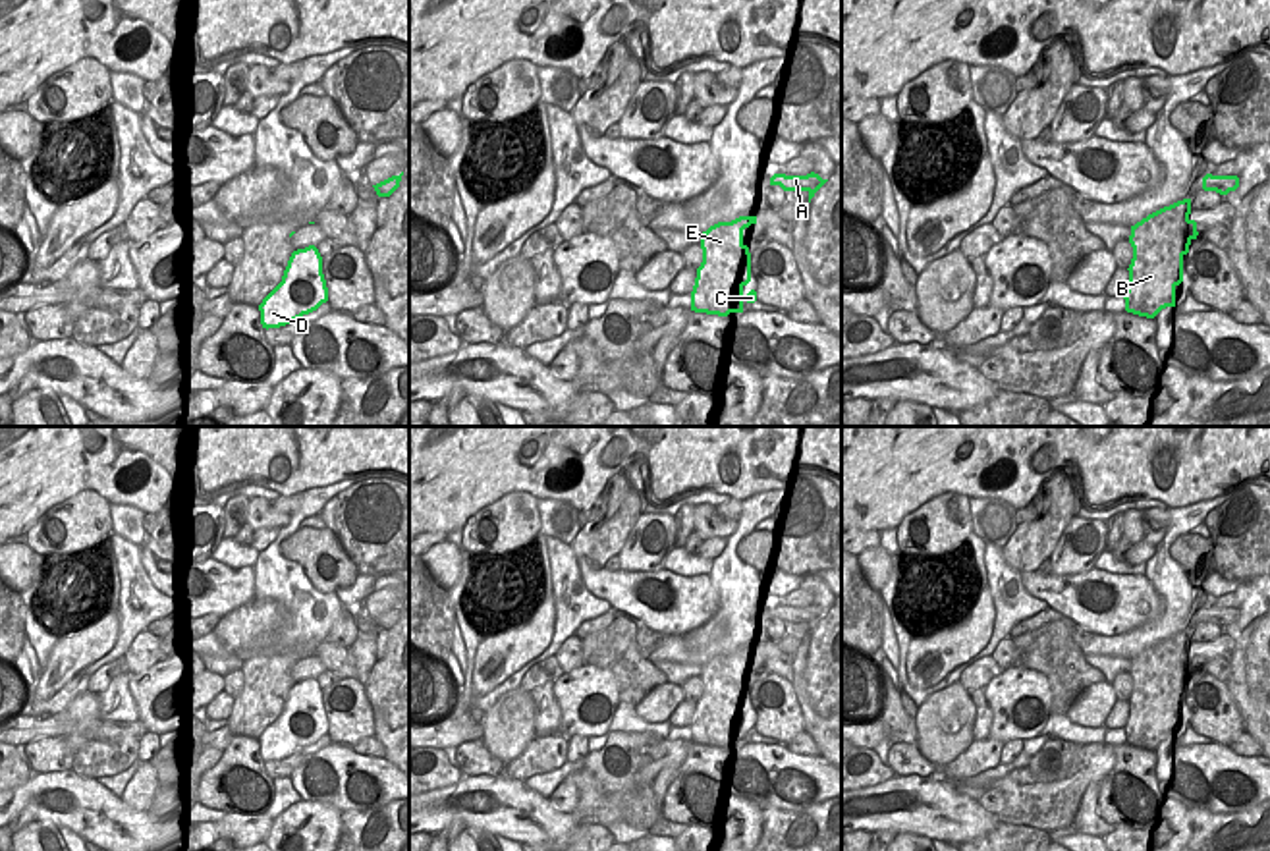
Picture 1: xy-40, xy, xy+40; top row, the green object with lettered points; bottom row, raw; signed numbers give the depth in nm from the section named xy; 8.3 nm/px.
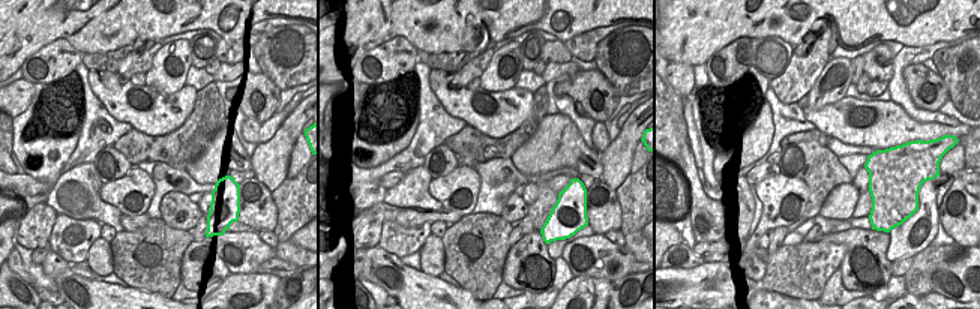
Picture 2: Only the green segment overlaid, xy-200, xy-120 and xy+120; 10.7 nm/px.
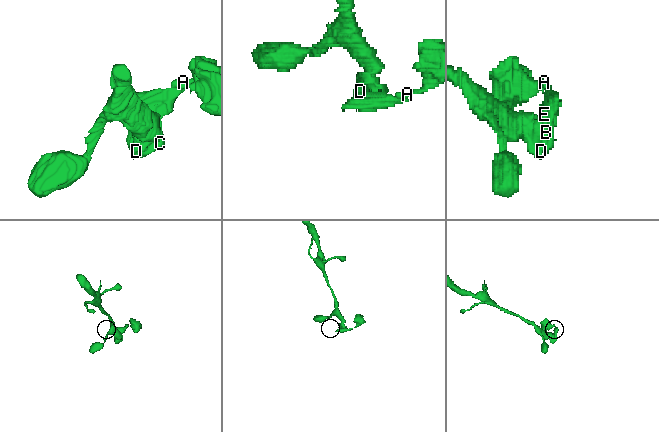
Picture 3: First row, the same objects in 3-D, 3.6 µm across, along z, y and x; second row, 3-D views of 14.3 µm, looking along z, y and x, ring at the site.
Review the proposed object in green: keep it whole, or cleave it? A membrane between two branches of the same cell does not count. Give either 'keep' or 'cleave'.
cleave

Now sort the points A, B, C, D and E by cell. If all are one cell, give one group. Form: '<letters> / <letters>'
A E / B C D

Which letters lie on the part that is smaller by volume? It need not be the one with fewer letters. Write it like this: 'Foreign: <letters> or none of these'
Foreign: A, E.

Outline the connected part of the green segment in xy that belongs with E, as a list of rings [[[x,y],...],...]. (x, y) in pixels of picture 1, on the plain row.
[[[739,648],[732,654],[718,654],[701,666],[703,695],[697,706],[710,702],[712,697],[724,693],[735,681],[741,681],[743,662],[757,656],[757,648]]]

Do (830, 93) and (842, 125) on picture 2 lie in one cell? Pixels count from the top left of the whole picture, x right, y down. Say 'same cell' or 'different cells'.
different cells

